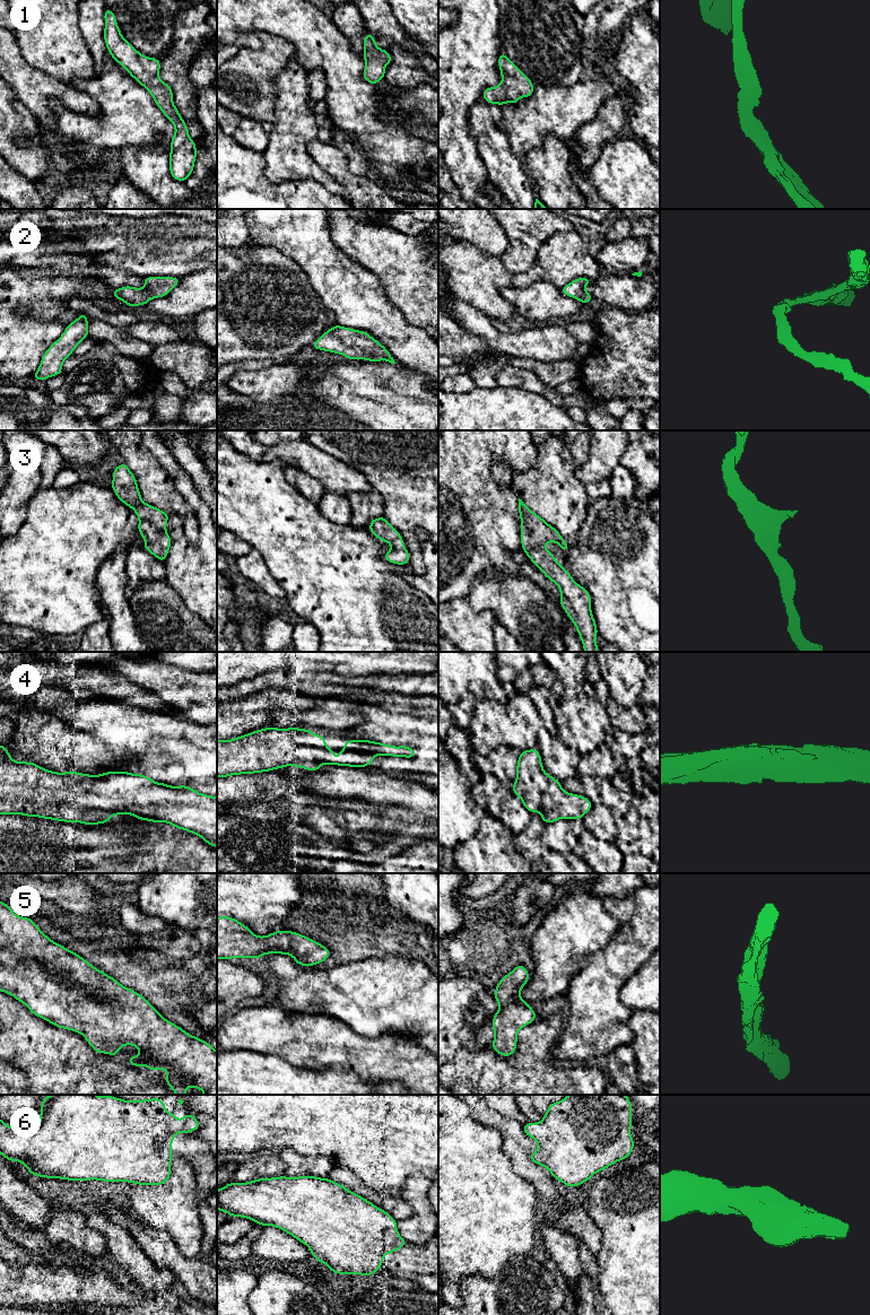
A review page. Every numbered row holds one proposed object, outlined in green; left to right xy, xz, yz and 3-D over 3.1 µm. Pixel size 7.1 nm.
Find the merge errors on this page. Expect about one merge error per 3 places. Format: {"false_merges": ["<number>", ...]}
{"false_merges": []}

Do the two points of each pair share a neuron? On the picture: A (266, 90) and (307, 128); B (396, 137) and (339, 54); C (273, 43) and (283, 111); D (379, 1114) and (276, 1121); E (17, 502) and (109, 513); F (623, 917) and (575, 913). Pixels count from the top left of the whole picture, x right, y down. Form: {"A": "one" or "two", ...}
{"A": "two", "B": "one", "C": "two", "D": "one", "E": "two", "F": "two"}

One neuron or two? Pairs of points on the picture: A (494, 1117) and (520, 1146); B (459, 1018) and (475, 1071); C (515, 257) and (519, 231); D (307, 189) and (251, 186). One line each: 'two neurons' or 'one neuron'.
A: one neuron
B: two neurons
C: one neuron
D: one neuron

